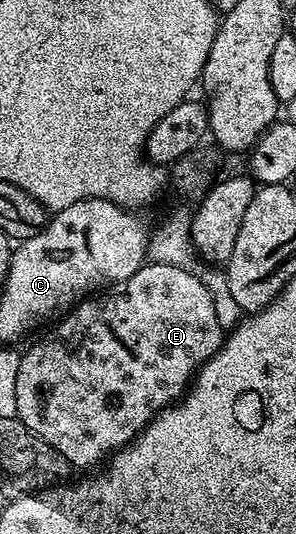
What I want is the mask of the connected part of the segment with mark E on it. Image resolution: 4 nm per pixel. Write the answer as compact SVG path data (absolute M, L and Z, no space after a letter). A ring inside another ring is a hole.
M147 261L142 264L139 271L132 273L132 277L128 277L128 281L115 283L109 289L81 300L69 314L59 318L49 328L51 331L43 339L36 340L27 351L21 352L20 369L16 369L16 418L32 433L43 438L48 445L52 445L57 453L62 454L71 468L94 467L98 462L101 464L118 448L130 443L153 421L158 412L177 403L186 394L186 389L190 386L196 372L222 347L224 328L220 325L220 317L216 317L216 305L212 305L212 295L208 293L201 274L193 275L194 273L193 270L184 267Z

